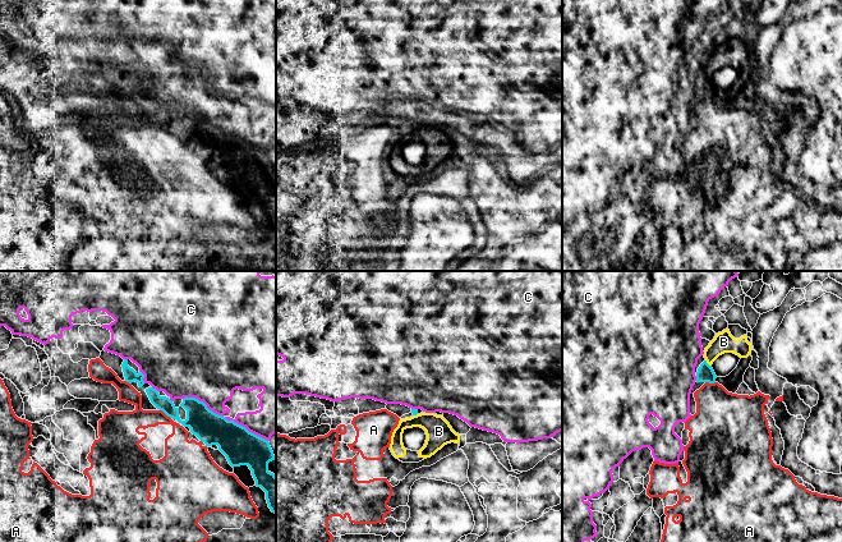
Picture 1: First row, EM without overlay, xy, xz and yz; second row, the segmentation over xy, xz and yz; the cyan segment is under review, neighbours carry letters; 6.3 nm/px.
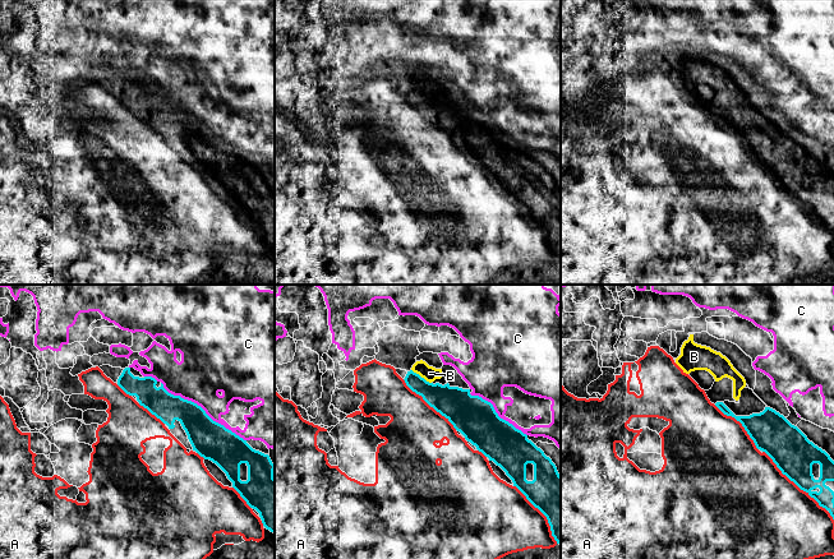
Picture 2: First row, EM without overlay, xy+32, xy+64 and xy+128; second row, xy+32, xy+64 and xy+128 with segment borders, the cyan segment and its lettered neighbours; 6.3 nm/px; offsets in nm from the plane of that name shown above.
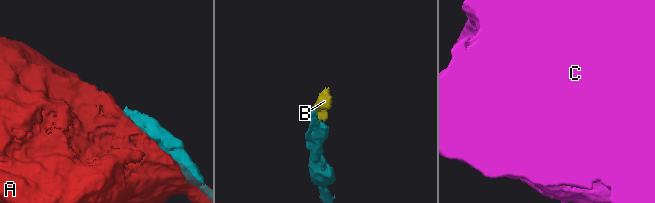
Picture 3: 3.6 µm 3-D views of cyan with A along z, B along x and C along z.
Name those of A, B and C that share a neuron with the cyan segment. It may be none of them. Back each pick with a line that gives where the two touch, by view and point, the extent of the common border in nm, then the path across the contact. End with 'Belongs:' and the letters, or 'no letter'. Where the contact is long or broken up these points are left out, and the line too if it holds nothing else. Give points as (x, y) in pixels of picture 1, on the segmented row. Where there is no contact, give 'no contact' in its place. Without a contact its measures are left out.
B: yz (707, 363) | 60 nm | across yz (705, 373), (707, 363), (711, 354), (723, 341)
Belongs: B

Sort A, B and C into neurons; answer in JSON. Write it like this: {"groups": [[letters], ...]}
{"groups": [["A"], ["B"], ["C"]]}

